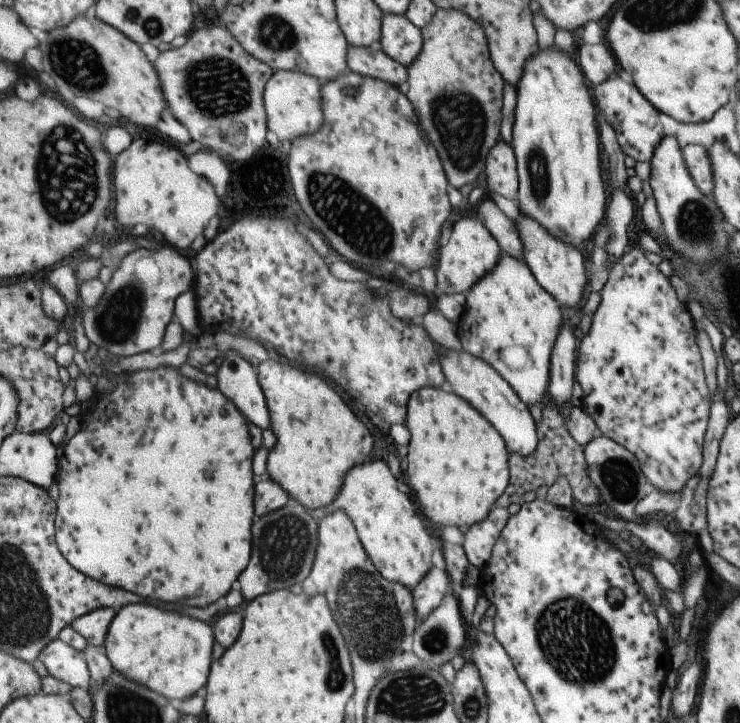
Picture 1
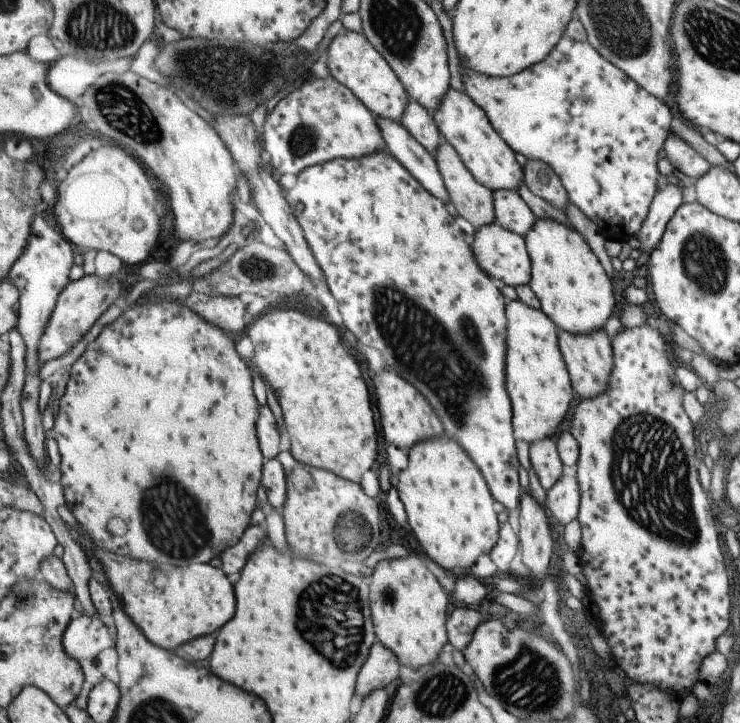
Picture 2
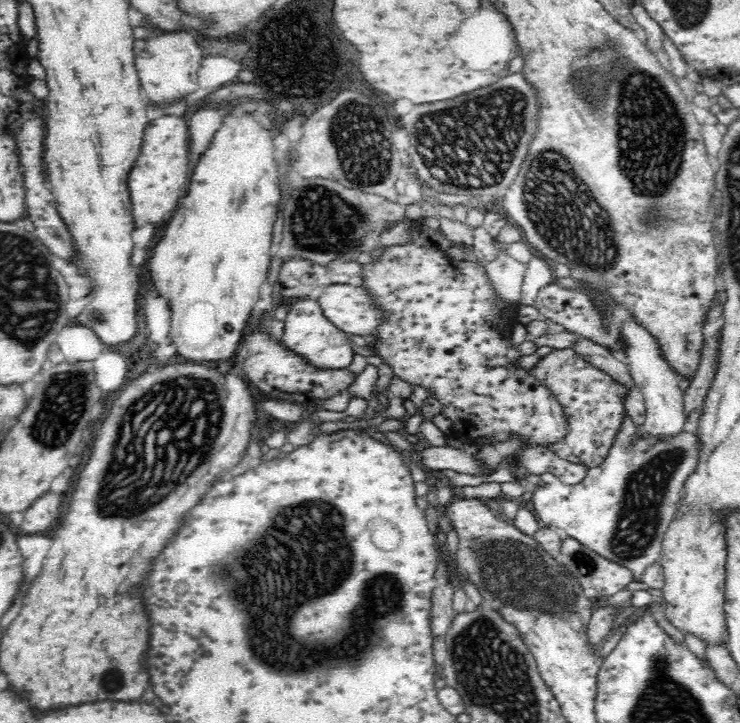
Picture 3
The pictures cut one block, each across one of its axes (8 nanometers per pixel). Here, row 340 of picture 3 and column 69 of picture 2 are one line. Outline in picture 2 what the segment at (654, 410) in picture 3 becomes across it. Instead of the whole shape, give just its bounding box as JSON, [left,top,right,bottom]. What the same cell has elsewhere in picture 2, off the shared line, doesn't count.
[65,613,113,660]

